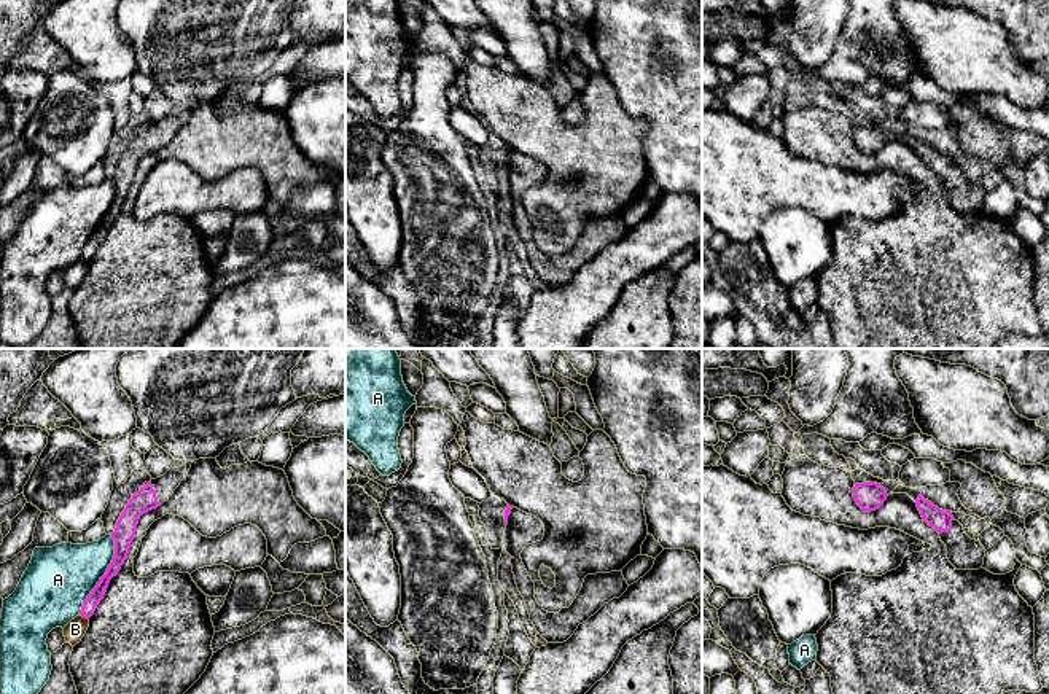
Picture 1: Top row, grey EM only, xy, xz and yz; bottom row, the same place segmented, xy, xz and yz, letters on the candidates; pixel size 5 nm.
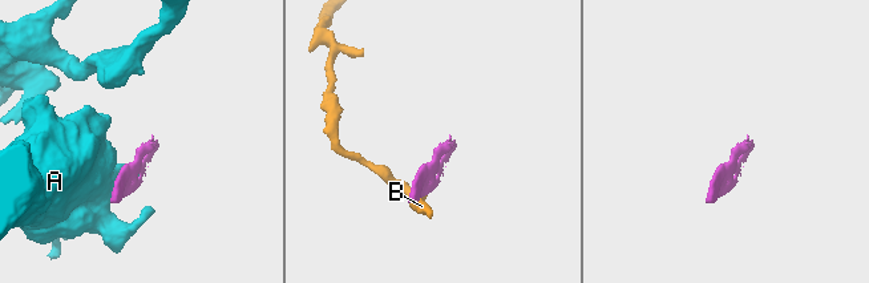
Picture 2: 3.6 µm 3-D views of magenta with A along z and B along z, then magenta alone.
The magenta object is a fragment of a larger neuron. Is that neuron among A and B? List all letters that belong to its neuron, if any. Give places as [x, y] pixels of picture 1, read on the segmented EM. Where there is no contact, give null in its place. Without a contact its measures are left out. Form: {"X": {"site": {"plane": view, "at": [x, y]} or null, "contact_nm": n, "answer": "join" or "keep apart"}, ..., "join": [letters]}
{"A": {"site": {"plane": "xy", "at": [104, 575]}, "contact_nm": 440, "answer": "keep apart"}, "B": {"site": {"plane": "xy", "at": [85, 616]}, "contact_nm": 60, "answer": "keep apart"}, "join": []}

